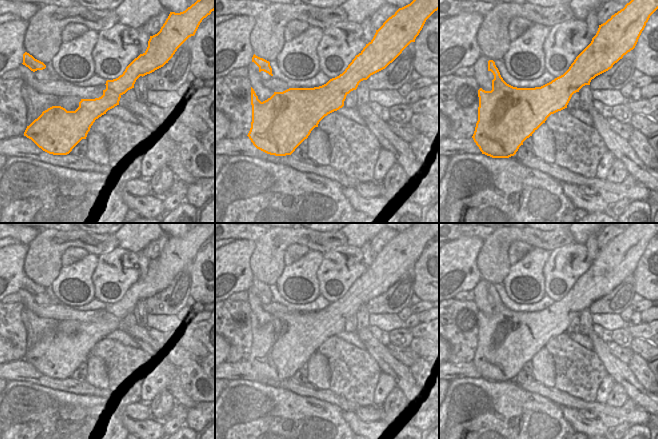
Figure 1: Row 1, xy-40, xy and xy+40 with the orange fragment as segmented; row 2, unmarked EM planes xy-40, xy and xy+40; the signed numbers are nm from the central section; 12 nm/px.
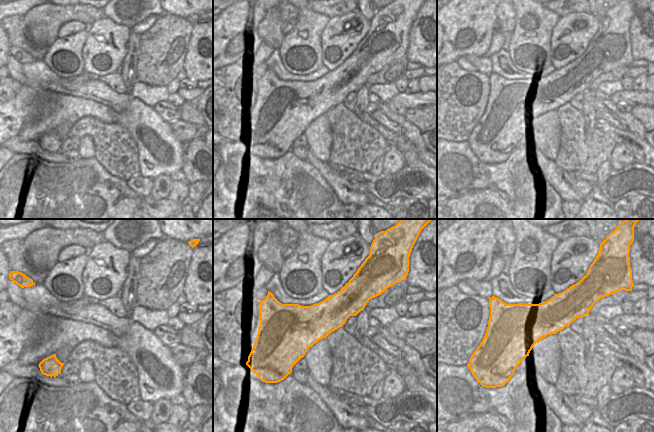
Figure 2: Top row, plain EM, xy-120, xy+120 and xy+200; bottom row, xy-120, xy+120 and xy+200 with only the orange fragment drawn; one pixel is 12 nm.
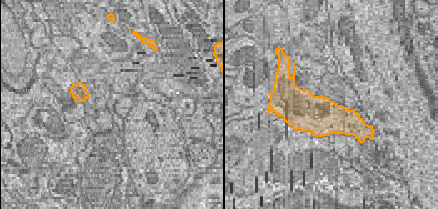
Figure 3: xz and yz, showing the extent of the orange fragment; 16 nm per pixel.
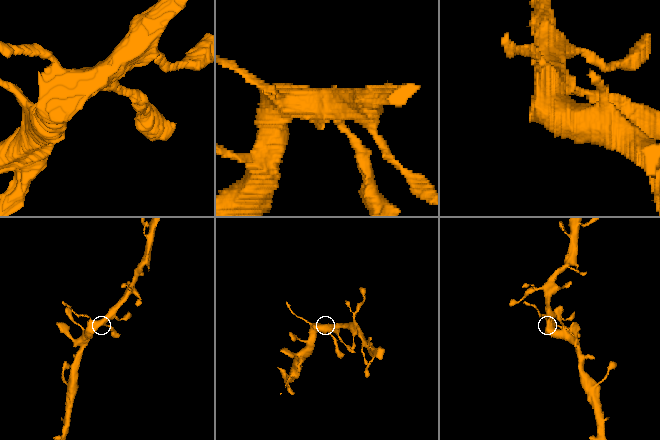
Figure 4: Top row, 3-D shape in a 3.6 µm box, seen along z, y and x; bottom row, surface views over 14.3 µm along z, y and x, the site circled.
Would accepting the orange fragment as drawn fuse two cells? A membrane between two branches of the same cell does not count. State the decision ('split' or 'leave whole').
split

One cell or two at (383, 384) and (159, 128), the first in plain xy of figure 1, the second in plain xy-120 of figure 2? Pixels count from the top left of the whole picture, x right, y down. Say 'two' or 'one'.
one

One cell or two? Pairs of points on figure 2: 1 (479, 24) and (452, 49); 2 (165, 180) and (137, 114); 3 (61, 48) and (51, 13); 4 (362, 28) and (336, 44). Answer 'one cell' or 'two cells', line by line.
1: one cell
2: two cells
3: two cells
4: one cell

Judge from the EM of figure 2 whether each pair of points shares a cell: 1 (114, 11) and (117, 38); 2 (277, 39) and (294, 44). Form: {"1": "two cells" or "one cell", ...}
{"1": "two cells", "2": "two cells"}

